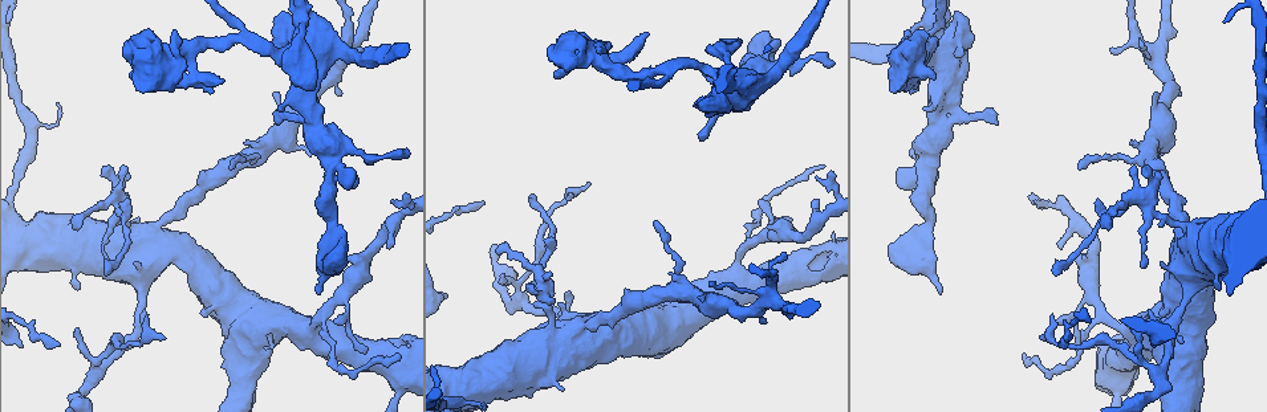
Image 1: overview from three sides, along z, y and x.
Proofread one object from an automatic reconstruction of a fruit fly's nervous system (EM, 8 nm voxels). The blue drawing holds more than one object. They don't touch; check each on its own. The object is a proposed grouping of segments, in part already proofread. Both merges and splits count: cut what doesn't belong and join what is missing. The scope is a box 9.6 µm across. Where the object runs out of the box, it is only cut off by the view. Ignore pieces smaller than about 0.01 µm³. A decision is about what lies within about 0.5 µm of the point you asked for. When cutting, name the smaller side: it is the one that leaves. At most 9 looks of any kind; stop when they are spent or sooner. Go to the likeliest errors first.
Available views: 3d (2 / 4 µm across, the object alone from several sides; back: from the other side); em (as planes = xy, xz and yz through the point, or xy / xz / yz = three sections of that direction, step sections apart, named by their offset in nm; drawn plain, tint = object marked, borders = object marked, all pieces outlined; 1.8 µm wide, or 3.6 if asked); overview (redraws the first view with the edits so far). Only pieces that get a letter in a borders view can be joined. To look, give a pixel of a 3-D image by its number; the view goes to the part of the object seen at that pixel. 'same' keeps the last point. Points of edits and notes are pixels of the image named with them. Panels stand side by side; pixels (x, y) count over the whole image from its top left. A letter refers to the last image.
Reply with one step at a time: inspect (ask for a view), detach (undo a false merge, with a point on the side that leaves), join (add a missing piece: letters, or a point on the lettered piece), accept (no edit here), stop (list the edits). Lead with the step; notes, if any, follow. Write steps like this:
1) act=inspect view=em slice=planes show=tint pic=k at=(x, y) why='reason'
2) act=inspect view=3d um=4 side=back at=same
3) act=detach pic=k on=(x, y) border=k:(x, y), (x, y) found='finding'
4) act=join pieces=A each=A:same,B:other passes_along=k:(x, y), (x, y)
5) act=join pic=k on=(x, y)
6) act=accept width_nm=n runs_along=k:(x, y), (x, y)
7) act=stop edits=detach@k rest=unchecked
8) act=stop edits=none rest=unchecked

act=inspect view=3d um=4 pic=1 at=(952, 47) why='sharp bend'

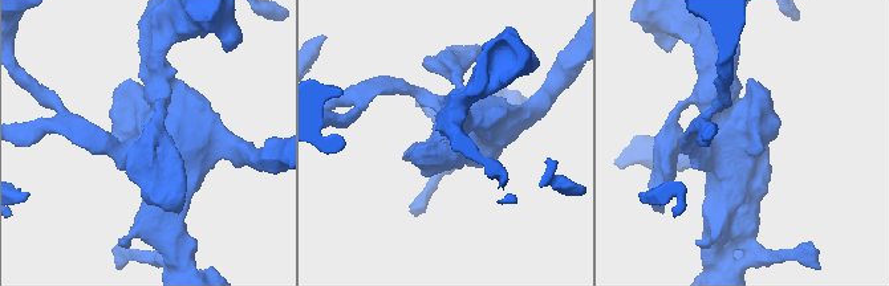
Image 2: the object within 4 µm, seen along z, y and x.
act=inspect view=em um=3.6 slice=xy step=16 show=plain pic=2 at=(746, 138)

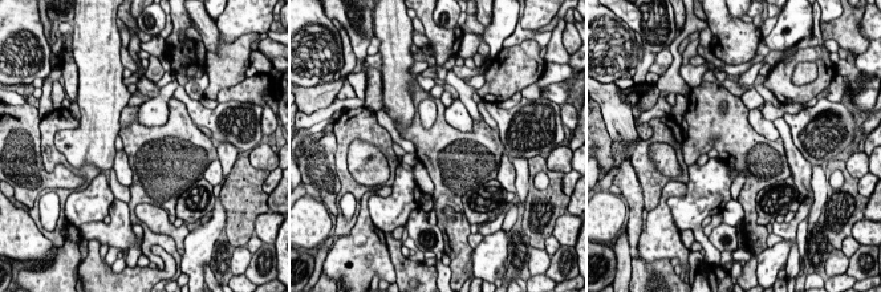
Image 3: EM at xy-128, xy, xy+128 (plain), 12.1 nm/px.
act=inspect view=em um=3.6 slice=xy step=16 show=borders at=same

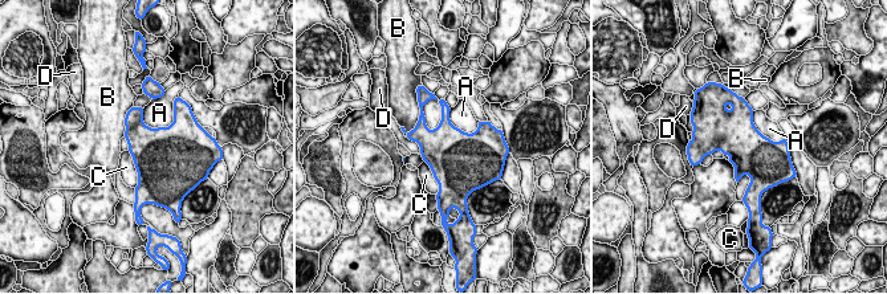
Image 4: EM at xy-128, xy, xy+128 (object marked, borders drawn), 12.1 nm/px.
act=accept width_nm=500 each=A:other,B:other,C:other,D:other found='continuous, no second cell'

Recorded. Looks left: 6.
act=inspect view=3d um=4 side=back pic=1 at=(593, 53) why='thick turns thin'

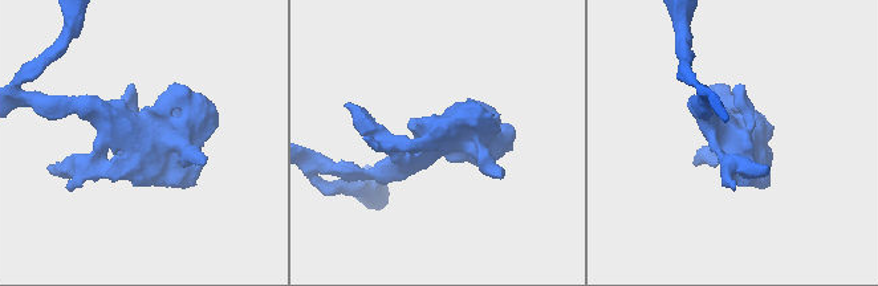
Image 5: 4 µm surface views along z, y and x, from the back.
act=inspect view=em slice=planes show=tint pic=5 at=(134, 138) why='shape alone is not enough'

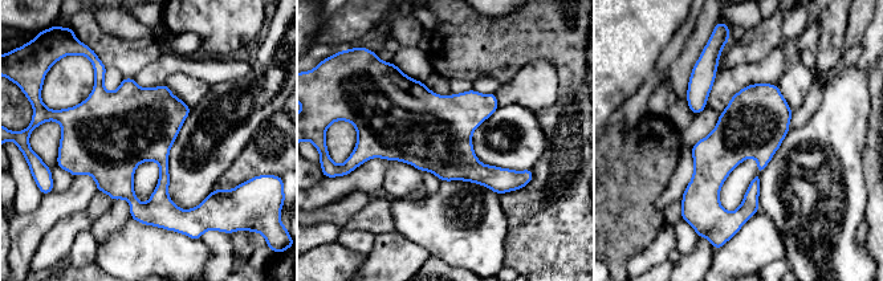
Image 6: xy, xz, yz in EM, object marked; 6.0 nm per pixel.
act=inspect view=em slice=planes show=borders at=same

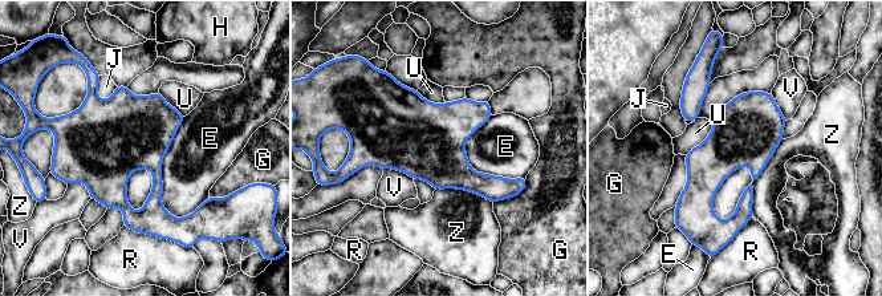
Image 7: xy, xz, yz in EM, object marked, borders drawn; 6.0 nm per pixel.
act=accept width_nm=400 each=E:other,G:other,H:other,J:other,R:other,U:other,V:other,Z:other border=7:(185, 117), (162, 162), (175, 218) found='continuous, no second cell'

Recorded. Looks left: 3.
act=inspect view=em slice=yz step=8 show=borders pic=1 at=(338, 180) why='abrupt turn'

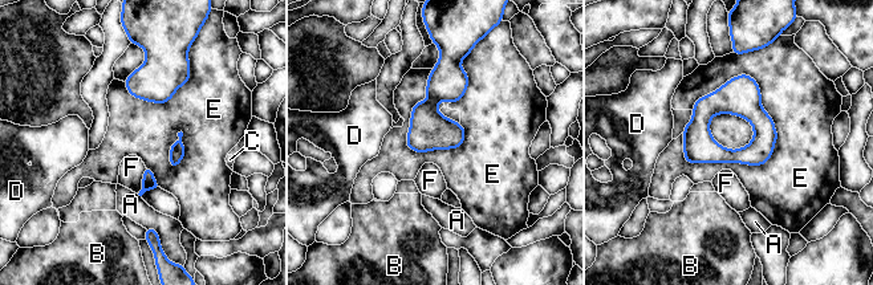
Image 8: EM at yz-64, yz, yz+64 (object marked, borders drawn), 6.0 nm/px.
act=accept width_nm=20 each=A:other,B:other,C:other,D:other,E:other,F:other border=8:(751, 76), (772, 155), (683, 159) found='all the same cell'

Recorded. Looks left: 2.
act=inspect view=3d um=2 pic=1 at=(719, 299) why='branch point'

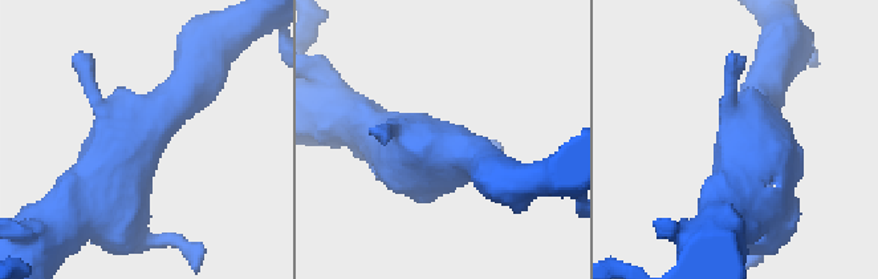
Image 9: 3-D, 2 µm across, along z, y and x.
act=inspect view=em slice=planes show=borders pic=9 at=(443, 139) why='shape alone is not enough'

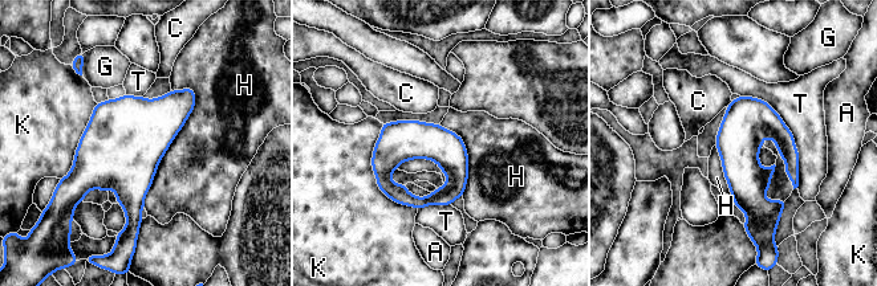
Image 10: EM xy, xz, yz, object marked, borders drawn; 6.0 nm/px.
act=accept width_nm=240 each=A:other,C:other,G:other,H:other,K:other,T:other runs_along=10:(741, 99), (741, 167), (752, 225) found='all the same cell'

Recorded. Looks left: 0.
act=stop edits=none rest=unchecked

